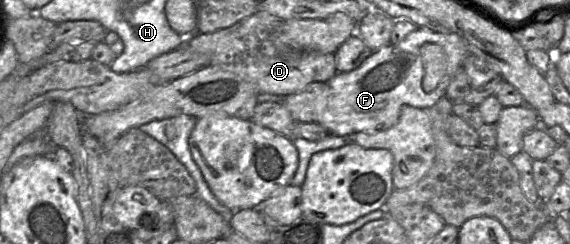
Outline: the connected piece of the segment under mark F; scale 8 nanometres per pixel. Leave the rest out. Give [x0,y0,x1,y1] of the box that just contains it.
[316,27,467,136]

